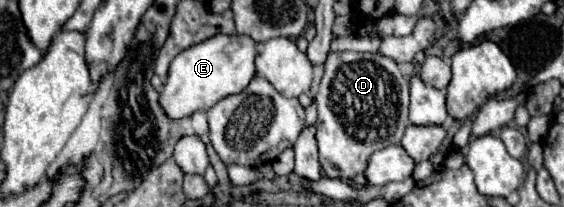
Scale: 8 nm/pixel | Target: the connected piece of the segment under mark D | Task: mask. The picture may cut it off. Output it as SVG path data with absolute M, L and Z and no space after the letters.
M330 52L324 64L324 76L318 88L318 120L316 140L320 150L320 164L328 178L354 178L364 174L368 156L390 144L398 144L408 126L408 80L402 76L392 58L370 52Z

